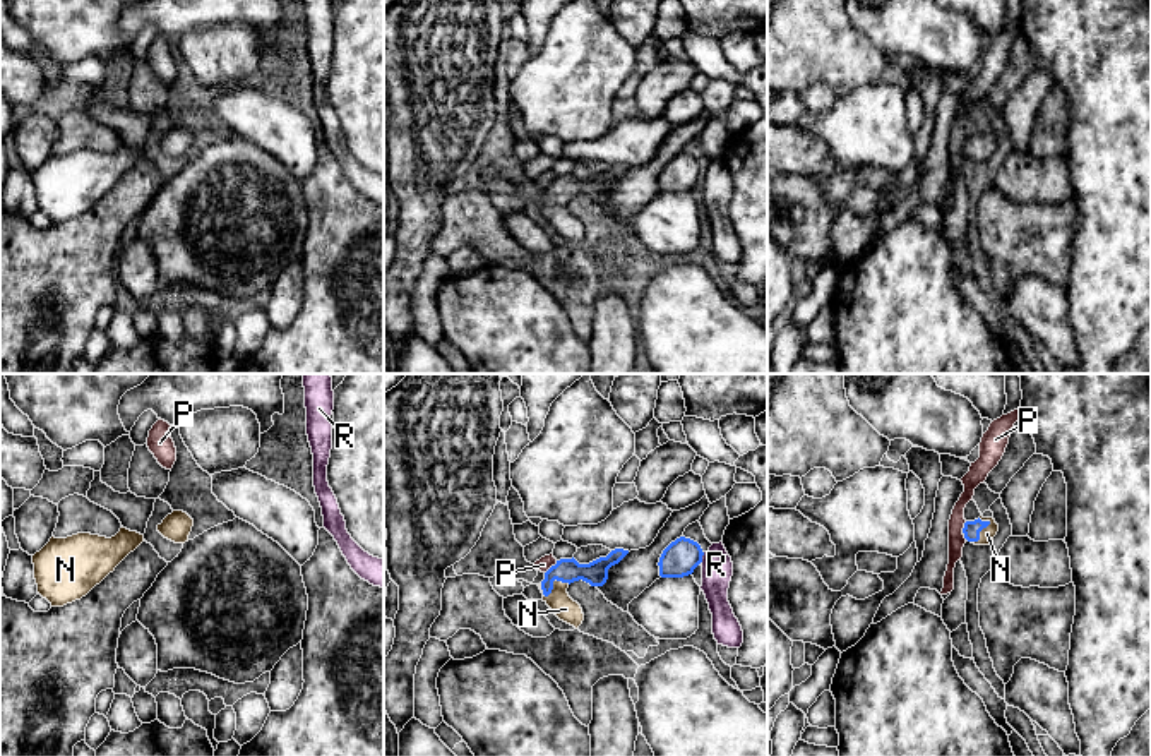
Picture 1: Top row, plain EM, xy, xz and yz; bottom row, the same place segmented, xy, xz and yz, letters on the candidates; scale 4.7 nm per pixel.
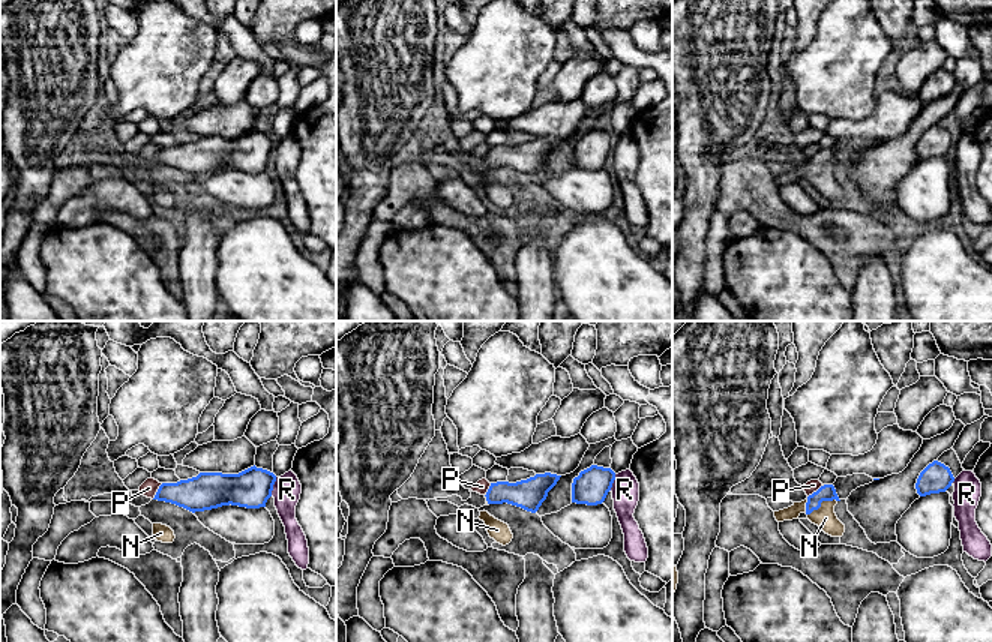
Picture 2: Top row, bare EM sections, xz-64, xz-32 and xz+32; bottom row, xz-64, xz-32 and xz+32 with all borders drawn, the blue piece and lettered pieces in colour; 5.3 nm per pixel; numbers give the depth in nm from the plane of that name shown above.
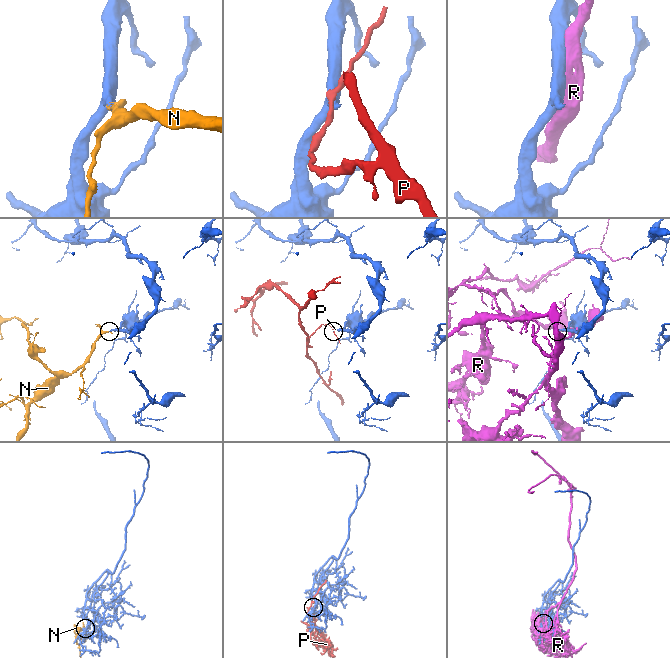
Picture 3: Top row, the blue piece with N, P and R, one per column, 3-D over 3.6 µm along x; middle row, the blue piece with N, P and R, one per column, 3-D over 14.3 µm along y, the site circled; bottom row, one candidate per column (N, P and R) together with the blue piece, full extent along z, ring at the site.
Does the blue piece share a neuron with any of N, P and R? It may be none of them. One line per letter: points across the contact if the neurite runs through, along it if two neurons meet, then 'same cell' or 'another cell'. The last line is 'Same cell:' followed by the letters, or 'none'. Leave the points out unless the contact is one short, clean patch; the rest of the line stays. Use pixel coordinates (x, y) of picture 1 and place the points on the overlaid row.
N: way xz (595, 573), (562, 573), (552, 585), (555, 597), (566, 609); same cell
P: border xz (557, 561), (545, 573); another cell
R: another cell
Same cell: N

